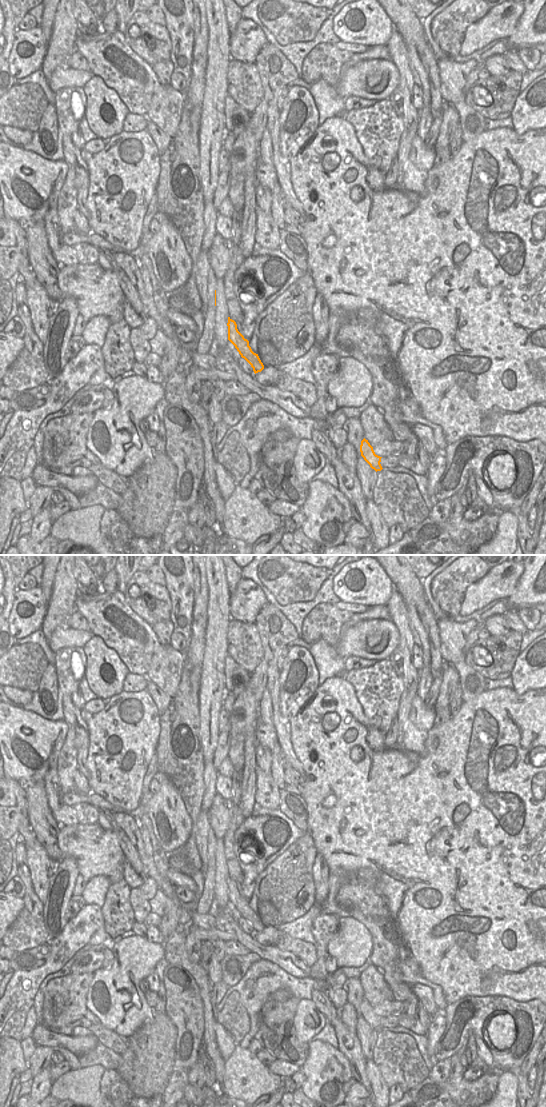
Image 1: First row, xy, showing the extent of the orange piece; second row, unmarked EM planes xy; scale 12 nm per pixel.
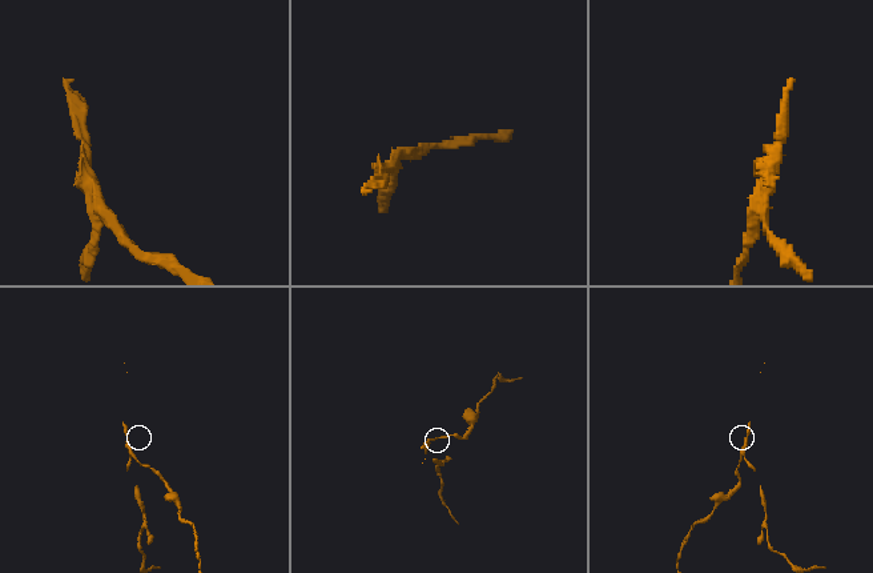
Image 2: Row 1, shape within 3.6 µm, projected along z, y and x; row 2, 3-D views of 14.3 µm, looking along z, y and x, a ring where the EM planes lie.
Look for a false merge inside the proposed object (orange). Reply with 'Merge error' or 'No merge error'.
Merge error.

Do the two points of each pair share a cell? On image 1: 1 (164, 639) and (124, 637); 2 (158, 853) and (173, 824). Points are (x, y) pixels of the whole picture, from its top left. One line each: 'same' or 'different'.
1: different
2: different

